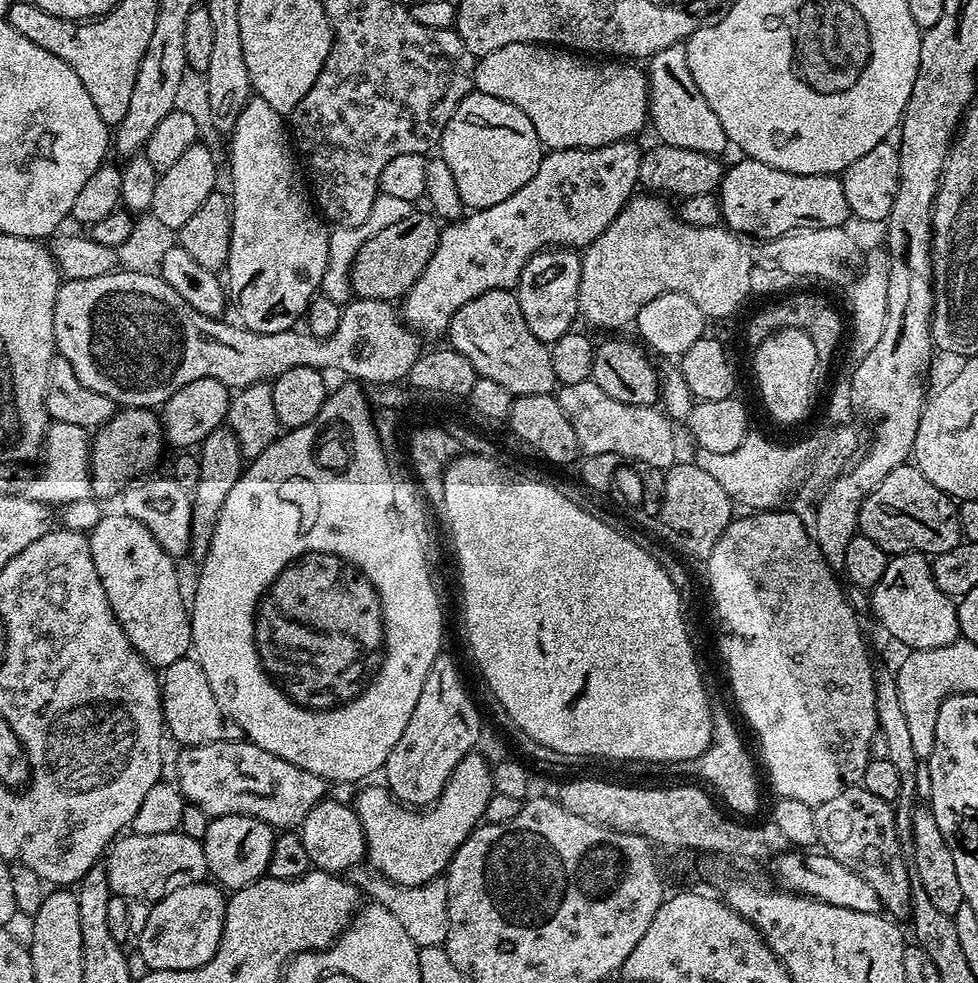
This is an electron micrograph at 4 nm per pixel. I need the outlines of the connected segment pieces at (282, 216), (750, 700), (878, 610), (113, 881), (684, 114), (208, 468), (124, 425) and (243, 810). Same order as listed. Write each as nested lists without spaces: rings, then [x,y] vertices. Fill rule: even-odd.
[[[253,95],[238,114],[236,127],[232,129],[230,139],[232,233],[226,265],[227,295],[232,298],[236,296],[236,308],[240,311],[239,323],[251,332],[274,334],[292,330],[299,325],[296,324],[299,320],[301,323],[305,319],[309,304],[320,291],[322,274],[326,274],[328,265],[329,229],[318,215],[313,197],[302,179],[298,156],[290,139],[290,128],[282,113],[274,110],[274,106],[269,106],[261,96]]]
[[[756,510],[751,514],[740,514],[733,518],[726,526],[726,530],[722,534],[722,538],[718,538],[718,542],[713,546],[711,552],[707,553],[708,560],[708,588],[712,591],[712,604],[716,607],[716,620],[720,625],[717,626],[716,640],[720,643],[720,656],[724,659],[724,664],[728,667],[728,680],[732,683],[732,696],[736,699],[736,704],[740,707],[742,715],[748,719],[748,724],[752,727],[752,732],[756,735],[756,740],[760,743],[760,756],[764,759],[764,768],[768,771],[768,780],[772,783],[772,788],[776,791],[777,797],[785,796],[786,798],[795,798],[797,802],[806,802],[806,806],[816,809],[822,802],[828,801],[829,798],[835,798],[838,793],[844,788],[850,788],[859,785],[864,779],[864,771],[870,759],[868,751],[872,748],[872,739],[875,741],[878,736],[876,726],[876,707],[874,706],[874,663],[868,657],[868,644],[864,641],[864,632],[860,629],[861,618],[857,610],[852,607],[849,597],[846,595],[845,589],[840,589],[840,584],[836,581],[837,573],[824,560],[824,555],[820,552],[819,546],[816,544],[813,533],[810,531],[807,523],[803,524],[798,517],[792,512],[780,512],[784,510]]]
[[[901,552],[893,555],[886,566],[886,574],[870,590],[870,612],[876,615],[876,620],[897,640],[905,644],[905,649],[937,648],[954,642],[960,636],[957,601],[943,593],[935,584],[934,574],[929,557],[923,552]]]
[[[184,830],[166,834],[124,834],[109,847],[102,867],[110,890],[128,902],[161,900],[173,888],[200,882],[209,875],[204,845],[199,839],[187,836]]]
[[[683,43],[655,52],[647,61],[646,75],[650,128],[660,135],[657,137],[663,143],[715,157],[730,148],[726,130],[722,130],[722,122],[718,122],[718,114],[710,110],[710,102],[702,98],[702,90],[698,90],[698,82],[694,82],[694,74],[690,74],[688,50]]]
[[[227,426],[217,428],[215,432],[211,432],[204,439],[203,444],[199,445],[198,448],[198,459],[200,462],[200,480],[192,492],[192,547],[190,549],[191,559],[196,559],[196,562],[203,561],[205,554],[208,552],[210,540],[214,534],[214,526],[218,522],[218,514],[222,510],[222,502],[226,502],[230,490],[234,490],[234,482],[238,482],[241,472],[246,467],[246,458],[240,452],[238,438]]]
[[[121,407],[99,428],[90,440],[92,450],[92,496],[105,498],[123,493],[126,485],[145,474],[160,460],[166,449],[164,425],[161,417],[150,408]],[[116,492],[116,493],[115,493]]]
[[[229,738],[210,742],[209,744],[193,744],[179,749],[180,757],[176,760],[176,777],[174,783],[183,794],[185,801],[205,812],[205,817],[213,816],[253,816],[266,822],[274,830],[292,830],[301,825],[311,808],[325,799],[326,781],[318,774],[310,774],[302,766],[290,762],[286,758],[278,758],[270,750],[253,744],[251,739]]]

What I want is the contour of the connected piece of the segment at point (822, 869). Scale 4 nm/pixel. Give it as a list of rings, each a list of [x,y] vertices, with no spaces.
[[[789,850],[777,856],[774,860],[776,872],[780,875],[778,881],[781,889],[794,892],[802,896],[810,896],[814,900],[821,900],[834,906],[842,906],[846,910],[858,910],[866,914],[881,911],[878,894],[874,894],[874,886],[866,882],[850,866],[842,866],[838,858],[828,855],[823,850]]]

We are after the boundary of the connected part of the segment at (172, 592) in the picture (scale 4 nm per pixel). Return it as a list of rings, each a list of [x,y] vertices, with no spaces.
[[[113,511],[113,516],[101,515],[98,526],[87,533],[90,542],[90,554],[94,554],[94,570],[102,578],[102,590],[106,590],[106,602],[118,618],[126,638],[138,650],[142,659],[147,660],[153,669],[163,670],[176,660],[183,660],[189,655],[192,646],[192,622],[186,596],[180,593],[180,576],[176,573],[177,561],[158,544],[154,534],[134,518],[123,512]]]

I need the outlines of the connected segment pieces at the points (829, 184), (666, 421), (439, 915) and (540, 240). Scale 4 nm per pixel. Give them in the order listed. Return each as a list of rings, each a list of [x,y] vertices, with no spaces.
[[[740,158],[733,168],[729,167],[725,171],[718,189],[719,196],[720,212],[724,215],[723,223],[733,232],[739,232],[741,236],[753,240],[773,240],[801,228],[842,228],[850,220],[844,181],[836,174],[790,174],[774,166],[766,166],[766,162]]]
[[[592,379],[559,385],[555,397],[573,426],[577,446],[585,457],[620,454],[625,461],[663,470],[677,463],[676,436],[672,433],[674,424],[659,407],[618,402],[618,398],[610,398],[610,394],[606,394],[606,390],[602,390],[602,386],[595,384]]]
[[[366,864],[353,866],[347,871],[346,878],[353,887],[359,888],[360,886],[369,895],[369,899],[390,908],[417,947],[443,945],[449,928],[448,890],[447,883],[443,879],[437,878],[416,887],[398,886],[385,878],[377,869]]]
[[[635,139],[619,140],[597,148],[557,148],[541,155],[538,174],[522,186],[506,202],[498,206],[477,208],[469,211],[459,220],[445,223],[440,230],[438,246],[426,262],[426,270],[414,282],[414,286],[402,297],[402,319],[413,332],[424,336],[436,336],[447,333],[450,318],[466,302],[486,294],[490,290],[512,290],[520,281],[526,262],[534,254],[546,248],[571,248],[583,250],[588,247],[614,218],[618,218],[629,200],[632,199],[640,183],[640,157],[642,148],[636,145]]]

